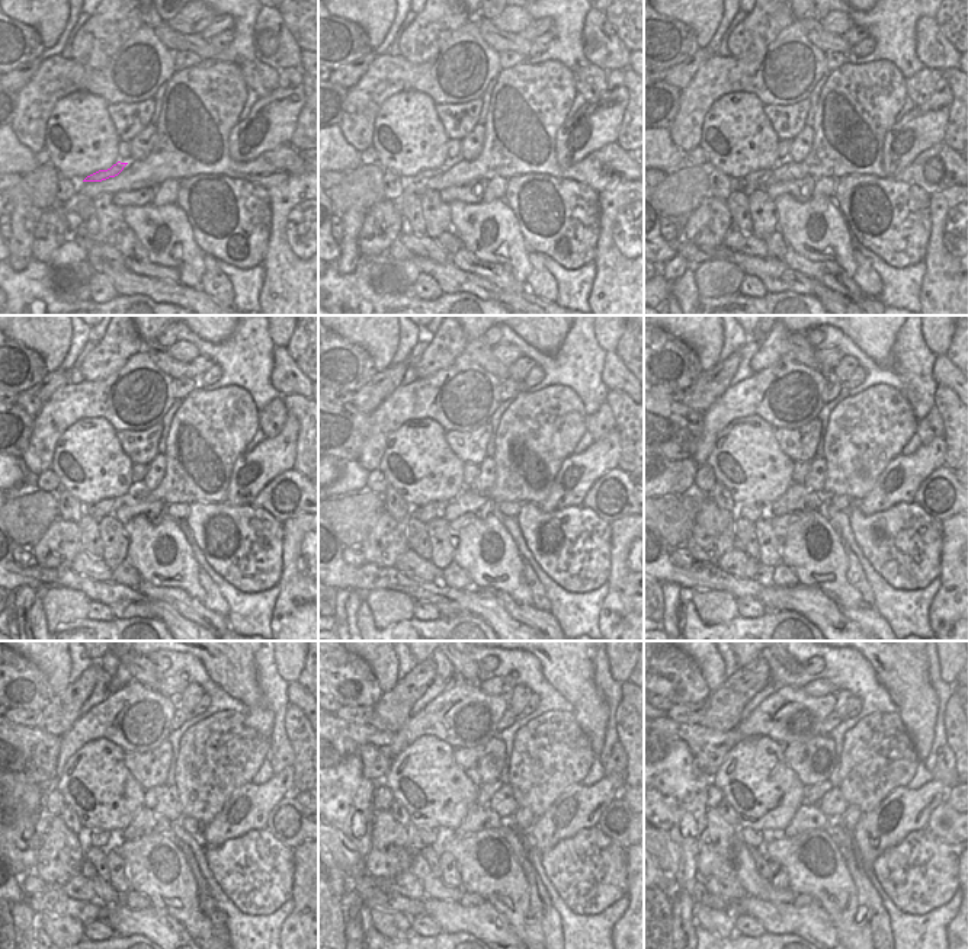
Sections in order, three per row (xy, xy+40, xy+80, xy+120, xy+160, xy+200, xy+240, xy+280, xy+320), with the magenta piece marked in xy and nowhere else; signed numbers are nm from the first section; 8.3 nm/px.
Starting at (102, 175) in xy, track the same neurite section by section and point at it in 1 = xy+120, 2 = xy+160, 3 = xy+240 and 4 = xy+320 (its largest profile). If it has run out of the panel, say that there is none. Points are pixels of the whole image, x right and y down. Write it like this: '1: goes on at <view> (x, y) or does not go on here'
1: goes on at xy+120 (98, 510)
2: goes on at xy+160 (425, 513)
3: goes on at xy+240 (99, 839)
4: goes on at xy+320 (750, 837)

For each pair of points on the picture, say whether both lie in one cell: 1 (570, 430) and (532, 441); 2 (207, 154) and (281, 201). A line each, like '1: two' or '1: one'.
1: one
2: two

